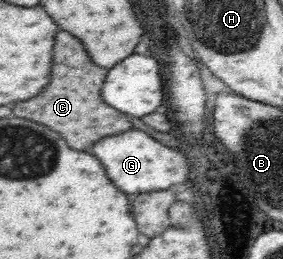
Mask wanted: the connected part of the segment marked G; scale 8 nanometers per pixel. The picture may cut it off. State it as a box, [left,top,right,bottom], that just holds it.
[93,130,190,194]

